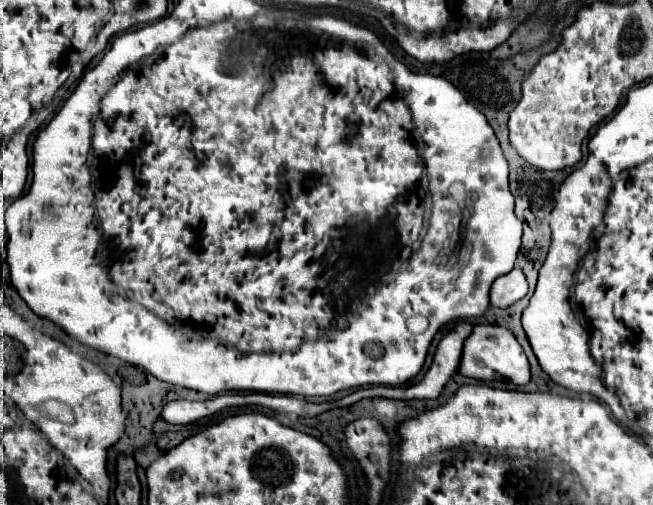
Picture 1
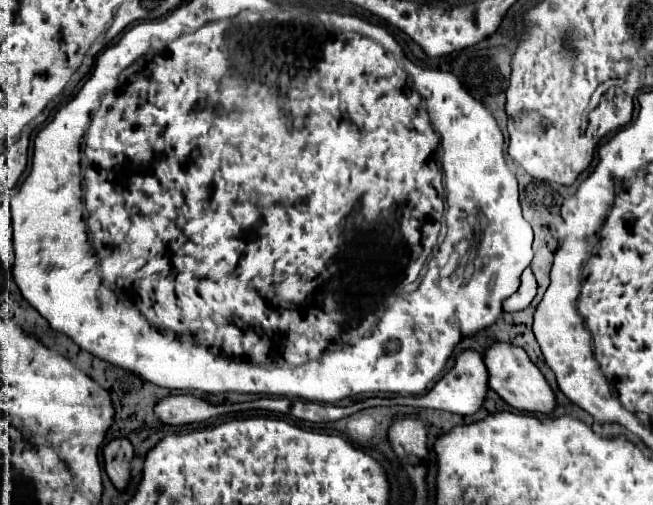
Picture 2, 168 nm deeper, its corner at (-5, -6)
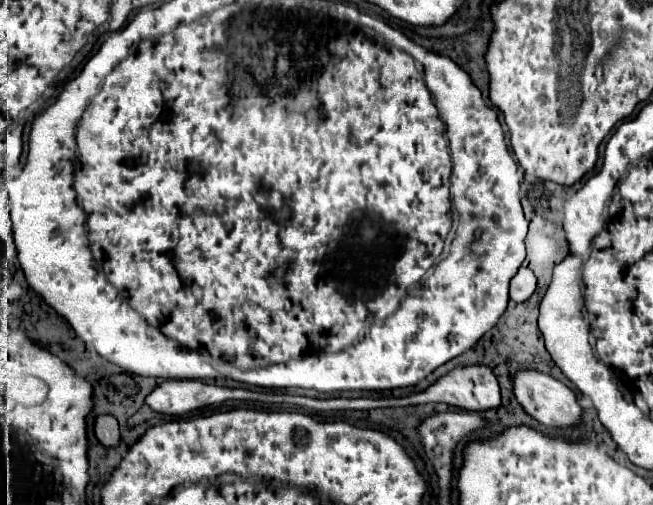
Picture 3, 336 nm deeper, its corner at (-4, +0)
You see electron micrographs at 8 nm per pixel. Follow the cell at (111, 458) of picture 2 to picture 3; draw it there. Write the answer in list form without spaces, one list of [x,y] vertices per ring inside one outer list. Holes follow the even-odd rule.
[[[101,414],[95,418],[95,436],[105,446],[117,446],[119,444],[119,426],[117,420],[111,414]]]

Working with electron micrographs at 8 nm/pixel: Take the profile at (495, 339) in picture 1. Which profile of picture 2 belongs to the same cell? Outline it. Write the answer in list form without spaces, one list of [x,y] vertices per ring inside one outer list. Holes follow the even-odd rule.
[[[494,342],[486,352],[484,352],[484,364],[488,368],[488,386],[512,408],[520,412],[552,412],[554,408],[554,392],[550,390],[546,378],[542,372],[532,364],[528,354],[514,344],[508,342]]]

